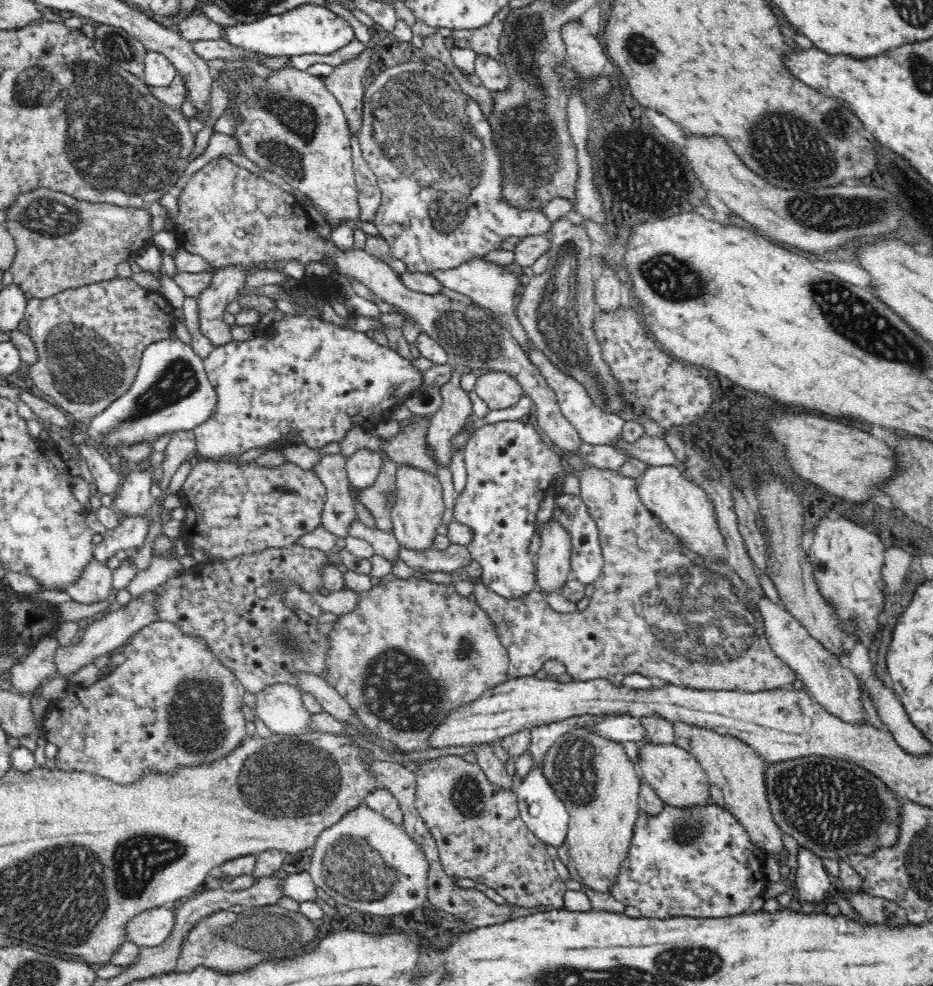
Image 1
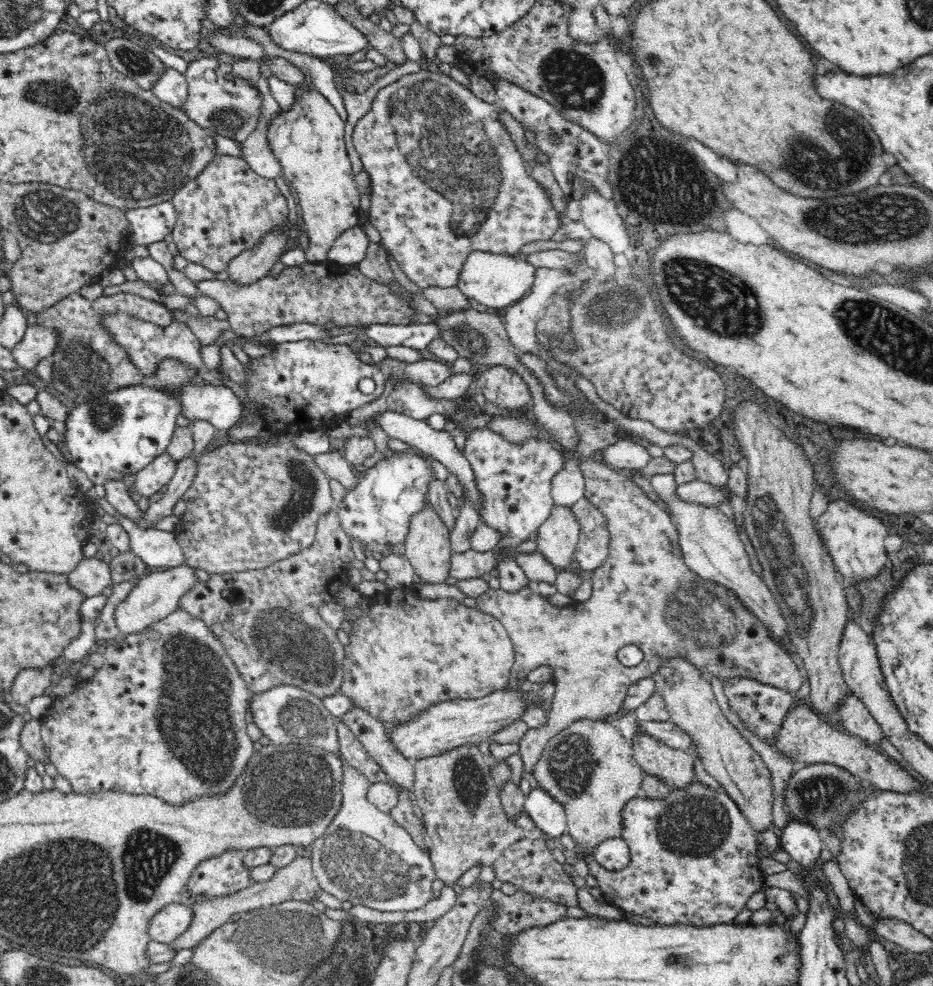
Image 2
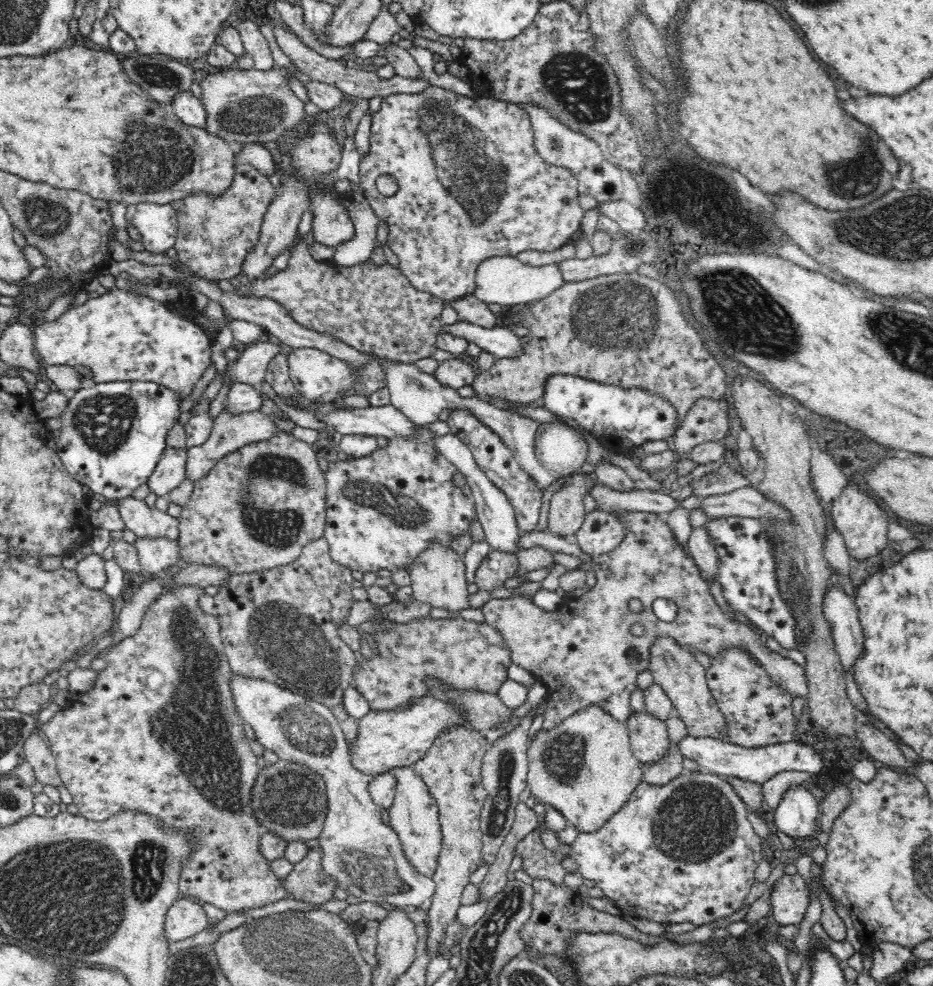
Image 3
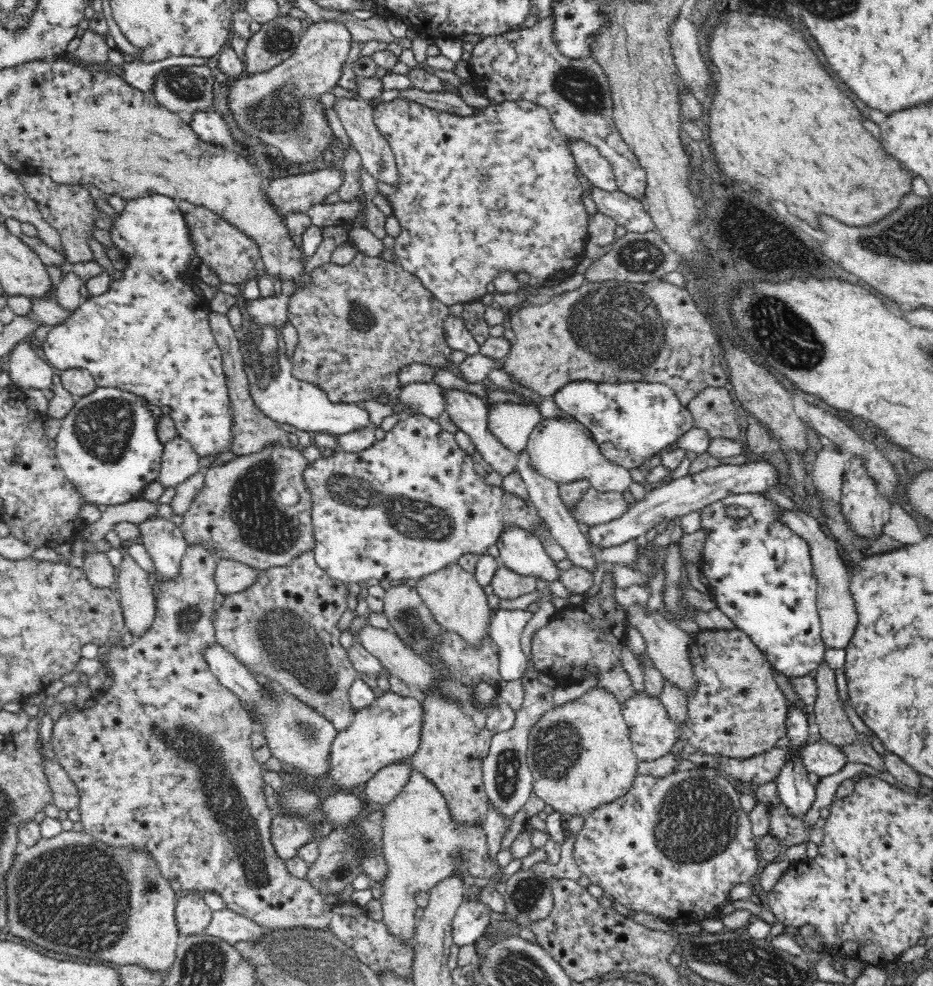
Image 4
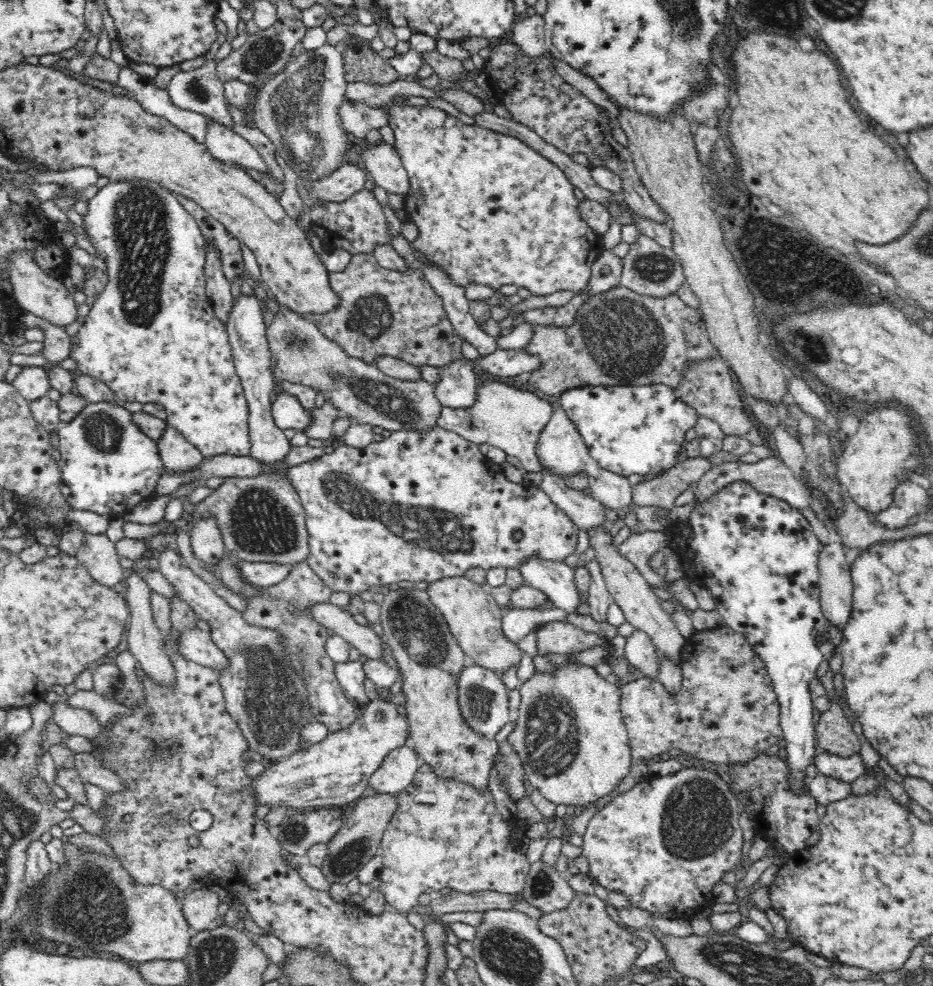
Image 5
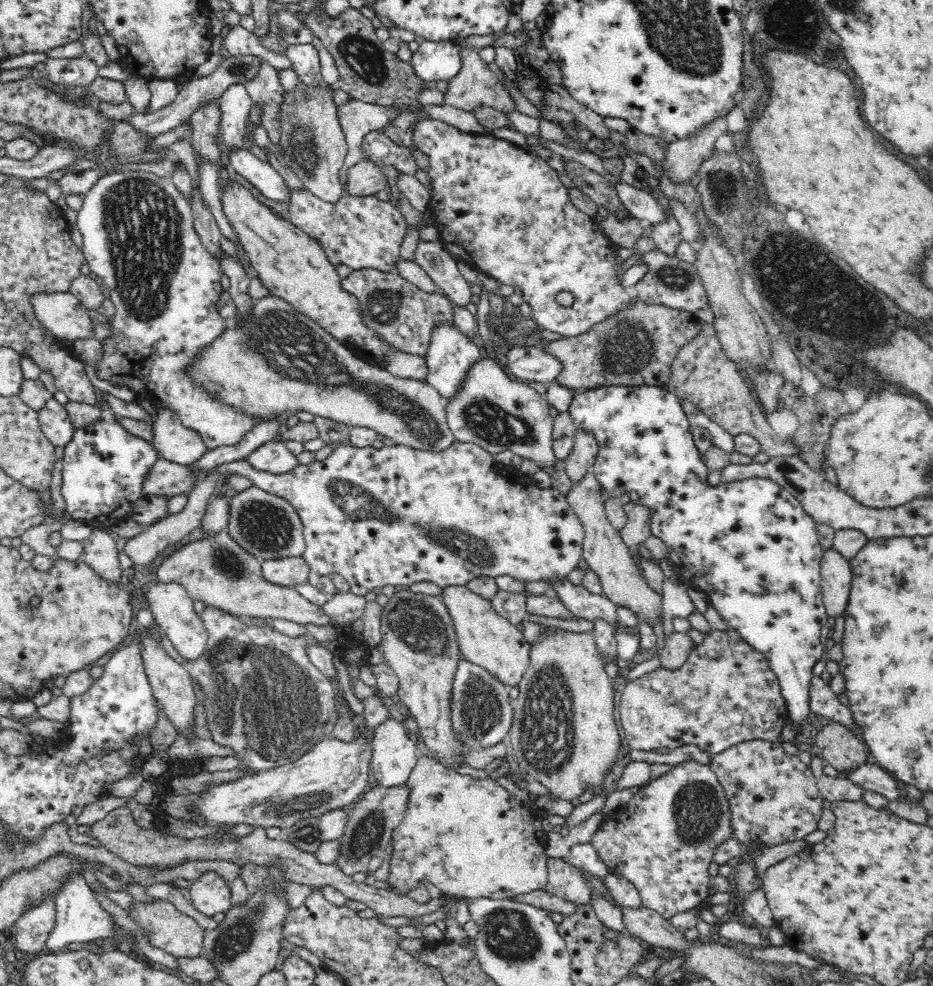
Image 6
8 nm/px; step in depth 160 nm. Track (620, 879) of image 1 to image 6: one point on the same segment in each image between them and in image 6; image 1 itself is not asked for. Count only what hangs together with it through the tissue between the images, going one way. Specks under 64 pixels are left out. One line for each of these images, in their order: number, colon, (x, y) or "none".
2: (695, 861)
3: (685, 852)
4: (673, 846)
5: (664, 844)
6: (662, 840)

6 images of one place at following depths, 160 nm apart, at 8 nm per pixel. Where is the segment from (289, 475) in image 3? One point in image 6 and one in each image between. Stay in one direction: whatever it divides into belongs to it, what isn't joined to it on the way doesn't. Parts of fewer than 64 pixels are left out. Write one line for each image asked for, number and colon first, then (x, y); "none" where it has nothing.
4: (256, 509)
5: (261, 519)
6: (267, 526)

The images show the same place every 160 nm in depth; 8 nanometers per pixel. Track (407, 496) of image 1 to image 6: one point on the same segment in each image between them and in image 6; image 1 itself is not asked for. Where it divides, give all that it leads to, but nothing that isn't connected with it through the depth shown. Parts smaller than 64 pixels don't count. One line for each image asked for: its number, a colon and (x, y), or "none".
2: (427, 547)
3: (438, 578)
4: (458, 602)
5: (474, 618)
6: (486, 639)

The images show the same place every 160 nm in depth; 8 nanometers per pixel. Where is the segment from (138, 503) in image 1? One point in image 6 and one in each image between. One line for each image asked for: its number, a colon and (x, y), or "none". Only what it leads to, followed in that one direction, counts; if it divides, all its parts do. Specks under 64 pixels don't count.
2: (159, 472)
3: (171, 470)
4: (180, 461)
5: (176, 452)
6: (176, 443)

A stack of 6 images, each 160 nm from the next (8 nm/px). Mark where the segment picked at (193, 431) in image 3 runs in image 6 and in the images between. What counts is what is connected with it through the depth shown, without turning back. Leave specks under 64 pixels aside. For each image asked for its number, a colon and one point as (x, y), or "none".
4: (149, 334)
5: (152, 335)
6: (138, 233)

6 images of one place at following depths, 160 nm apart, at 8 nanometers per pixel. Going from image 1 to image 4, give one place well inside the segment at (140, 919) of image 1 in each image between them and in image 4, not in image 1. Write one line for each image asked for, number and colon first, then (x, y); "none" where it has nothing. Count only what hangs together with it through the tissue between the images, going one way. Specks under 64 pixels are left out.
2: (167, 925)
3: (185, 918)
4: (193, 915)

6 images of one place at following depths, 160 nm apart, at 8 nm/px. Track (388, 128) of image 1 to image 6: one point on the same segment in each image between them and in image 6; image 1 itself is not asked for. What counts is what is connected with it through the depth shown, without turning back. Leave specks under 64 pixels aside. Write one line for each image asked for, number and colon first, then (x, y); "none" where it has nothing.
2: (432, 211)
3: (472, 185)
4: (497, 192)
5: (490, 210)
6: (500, 209)

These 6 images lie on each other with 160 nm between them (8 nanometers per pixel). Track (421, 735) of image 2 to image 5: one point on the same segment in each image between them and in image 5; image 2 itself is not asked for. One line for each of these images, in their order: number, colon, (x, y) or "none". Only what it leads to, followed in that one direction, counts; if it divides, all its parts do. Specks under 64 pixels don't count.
3: (397, 738)
4: (388, 730)
5: (333, 772)

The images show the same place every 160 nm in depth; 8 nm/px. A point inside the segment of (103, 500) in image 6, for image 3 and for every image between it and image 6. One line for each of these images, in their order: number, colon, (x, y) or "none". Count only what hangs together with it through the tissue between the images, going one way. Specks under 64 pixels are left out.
3: (113, 434)
4: (108, 448)
5: (108, 466)

